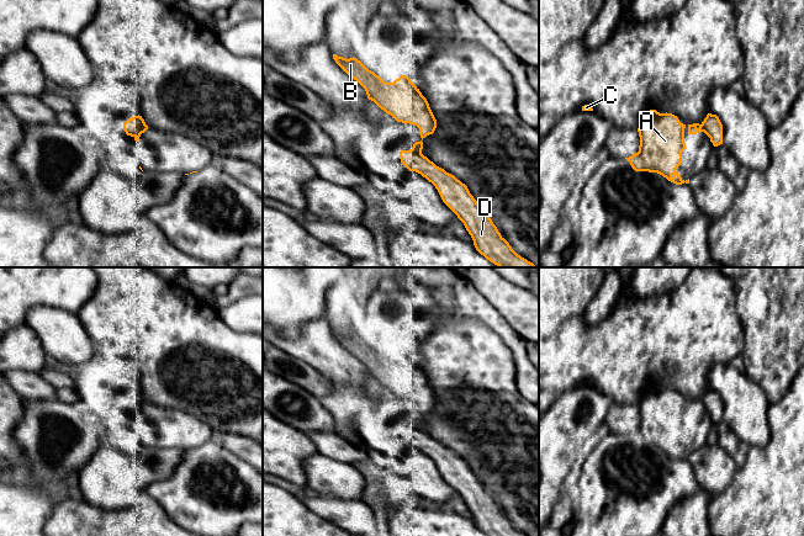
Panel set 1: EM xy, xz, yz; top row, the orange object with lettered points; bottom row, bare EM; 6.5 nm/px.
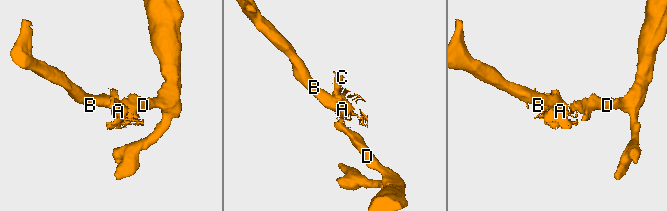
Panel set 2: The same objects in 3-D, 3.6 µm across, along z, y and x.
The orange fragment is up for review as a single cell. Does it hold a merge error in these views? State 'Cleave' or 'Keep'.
Cleave

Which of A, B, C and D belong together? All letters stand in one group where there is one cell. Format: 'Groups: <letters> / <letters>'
Groups: A B C / D

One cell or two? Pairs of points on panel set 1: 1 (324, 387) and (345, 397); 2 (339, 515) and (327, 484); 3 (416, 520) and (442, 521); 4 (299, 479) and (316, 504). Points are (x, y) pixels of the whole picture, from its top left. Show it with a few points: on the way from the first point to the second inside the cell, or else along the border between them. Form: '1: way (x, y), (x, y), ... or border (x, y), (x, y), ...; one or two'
1: border (313, 367), (332, 385), (332, 389), (322, 398); two
2: border (322, 494), (329, 498), (359, 500); two
3: way (422, 521), (435, 521); one
4: border (276, 475), (296, 484), (305, 486); two

